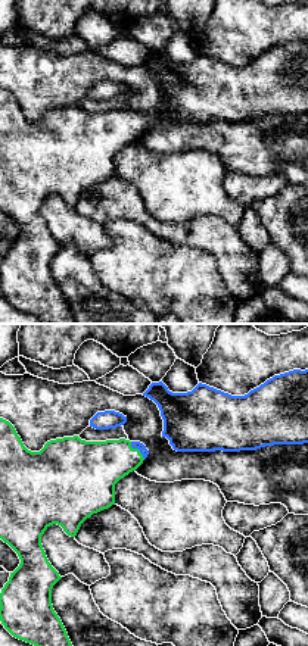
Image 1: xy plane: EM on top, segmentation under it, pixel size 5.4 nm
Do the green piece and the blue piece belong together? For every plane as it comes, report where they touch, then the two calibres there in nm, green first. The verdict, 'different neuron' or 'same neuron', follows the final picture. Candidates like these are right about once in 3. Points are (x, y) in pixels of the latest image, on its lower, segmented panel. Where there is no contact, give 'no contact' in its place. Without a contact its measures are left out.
(137, 449) | 280/50 nm

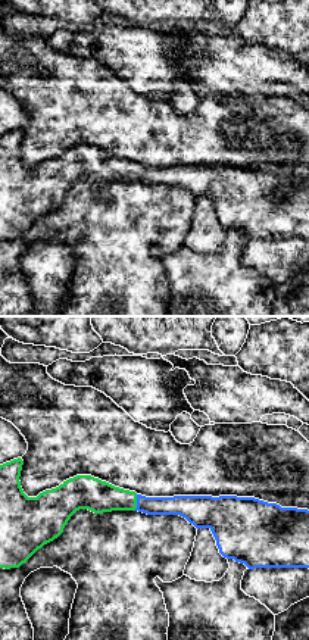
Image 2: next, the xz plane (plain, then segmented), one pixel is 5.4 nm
(136, 502) | 180/110 nm

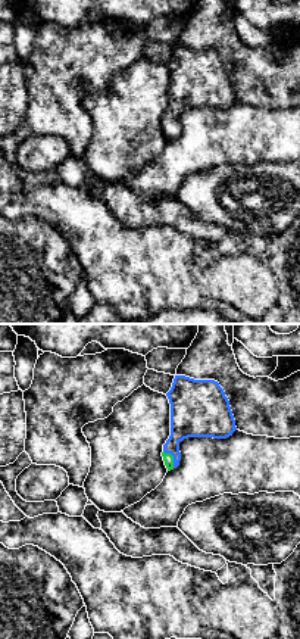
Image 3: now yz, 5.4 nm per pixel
(172, 458) | 60/220 nm

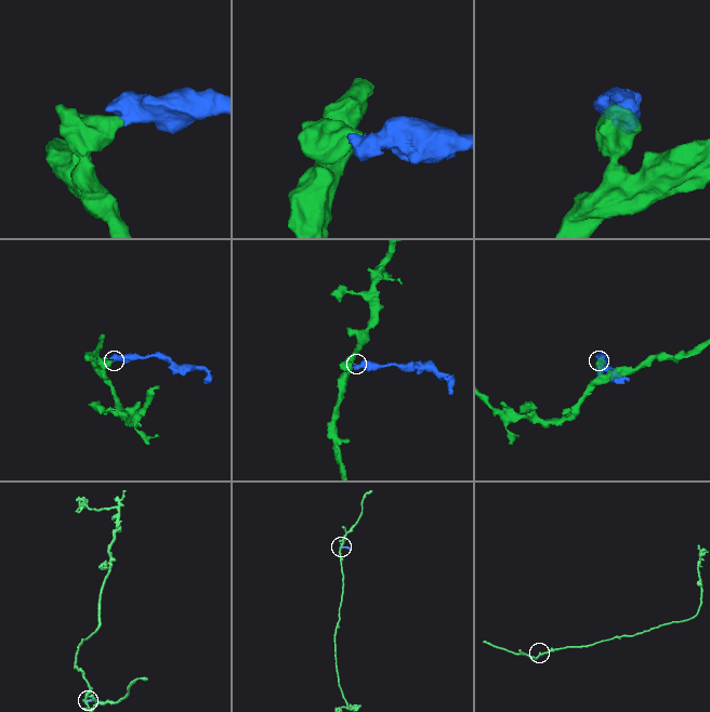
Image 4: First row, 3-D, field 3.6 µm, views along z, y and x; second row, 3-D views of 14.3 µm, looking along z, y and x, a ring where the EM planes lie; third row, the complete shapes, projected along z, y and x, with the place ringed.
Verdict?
same neuron

